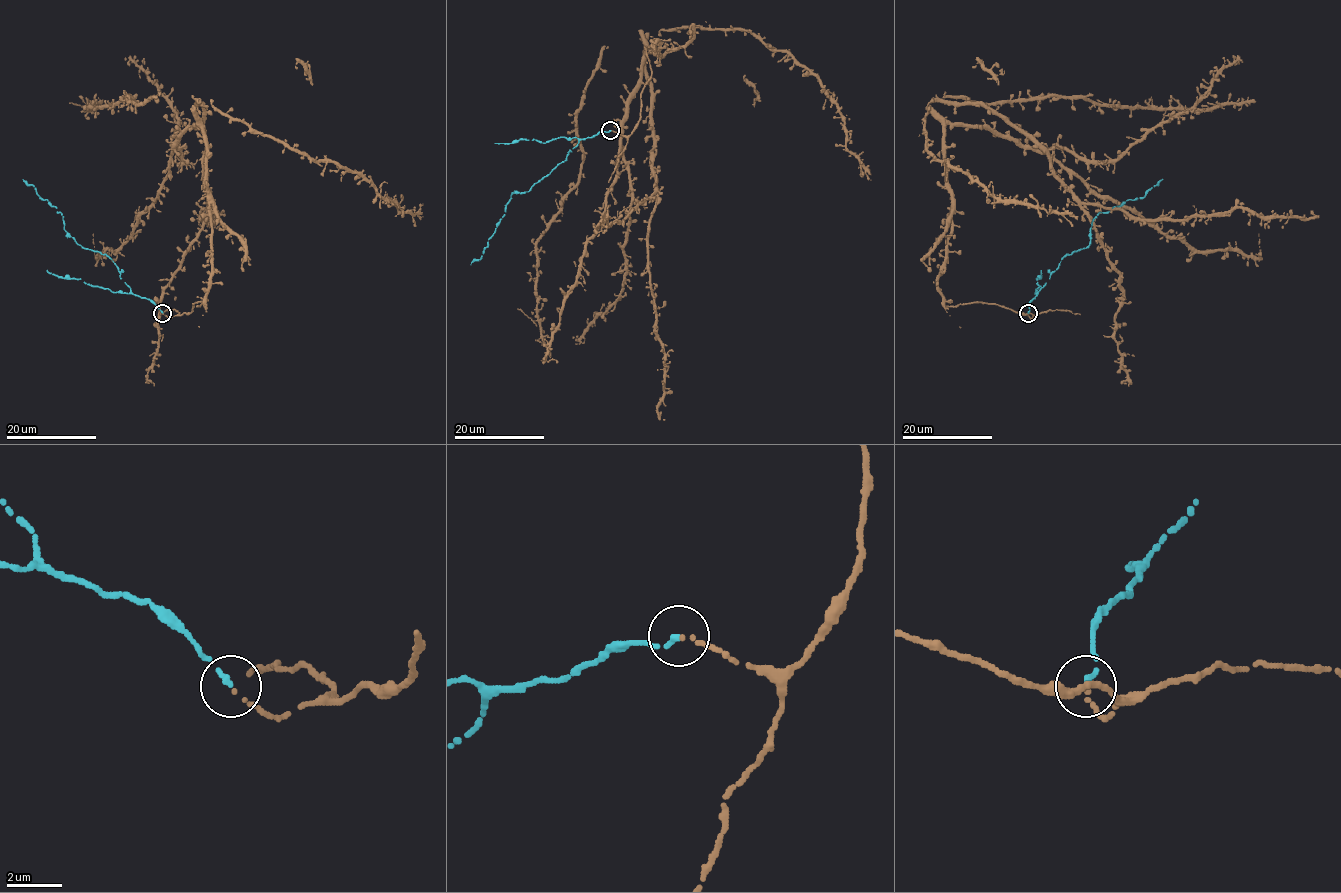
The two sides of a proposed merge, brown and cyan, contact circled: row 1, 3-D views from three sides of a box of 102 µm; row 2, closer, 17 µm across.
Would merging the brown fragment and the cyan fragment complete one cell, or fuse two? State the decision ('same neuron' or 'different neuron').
same neuron

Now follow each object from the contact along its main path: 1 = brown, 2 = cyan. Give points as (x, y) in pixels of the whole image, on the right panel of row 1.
1: (1027, 313), (944, 304), (952, 196), (930, 102), (1000, 113), (1081, 201), (1137, 218), (1318, 215)
2: (1027, 313), (1029, 303), (1064, 257), (1090, 244), (1092, 221), (1100, 213), (1126, 200), (1143, 198), (1162, 179)

